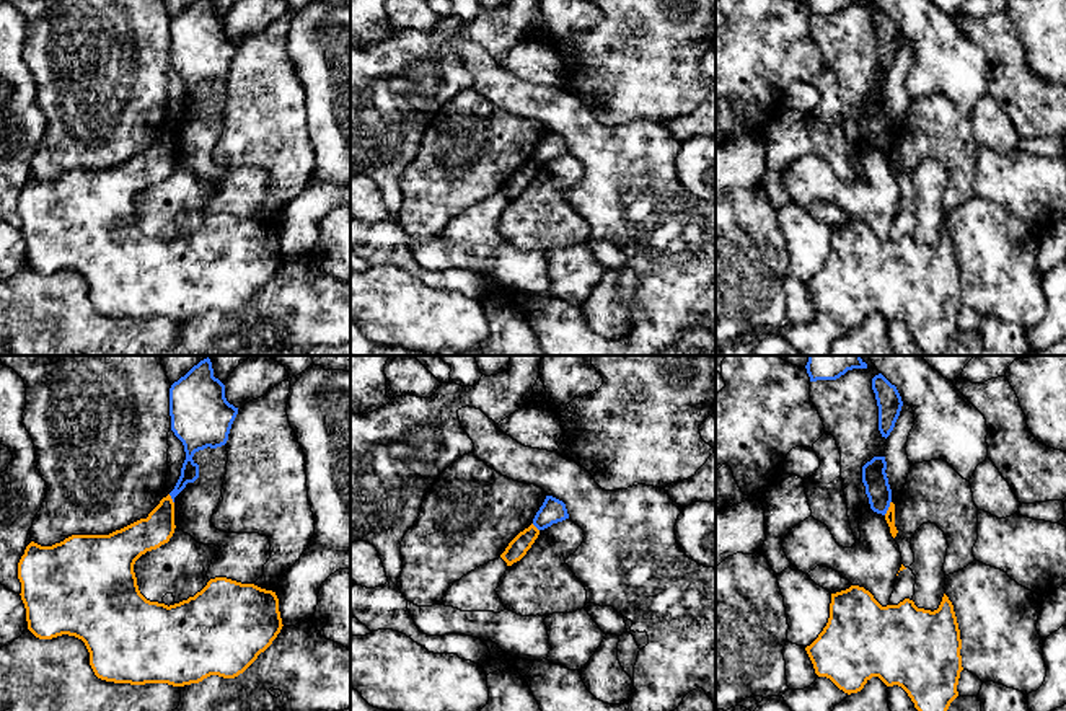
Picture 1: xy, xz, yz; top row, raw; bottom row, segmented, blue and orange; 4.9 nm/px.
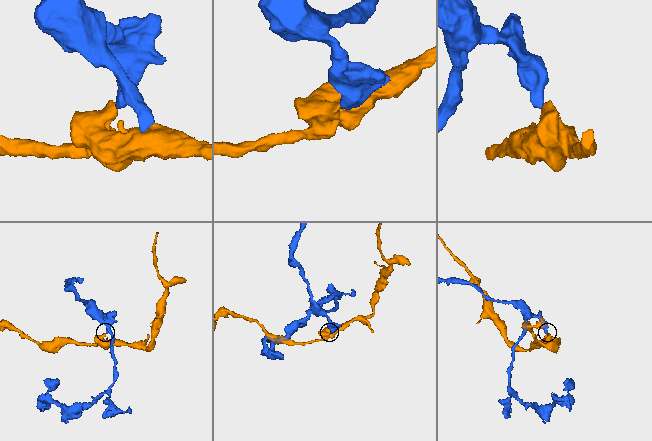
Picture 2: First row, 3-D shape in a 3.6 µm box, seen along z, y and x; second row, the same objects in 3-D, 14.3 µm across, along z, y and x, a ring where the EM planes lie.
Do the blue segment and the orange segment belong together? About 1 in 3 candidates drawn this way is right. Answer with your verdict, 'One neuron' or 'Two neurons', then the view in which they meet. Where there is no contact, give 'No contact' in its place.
Two neurons. Touches blue in yz

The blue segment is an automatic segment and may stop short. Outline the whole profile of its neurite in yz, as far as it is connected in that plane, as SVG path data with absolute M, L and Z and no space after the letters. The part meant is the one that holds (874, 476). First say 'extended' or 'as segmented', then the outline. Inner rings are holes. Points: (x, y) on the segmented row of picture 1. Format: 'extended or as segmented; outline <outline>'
as segmented; outline M874 457L862 466L862 483L870 509L882 515L887 514L892 502L892 489L885 470L885 457Z

